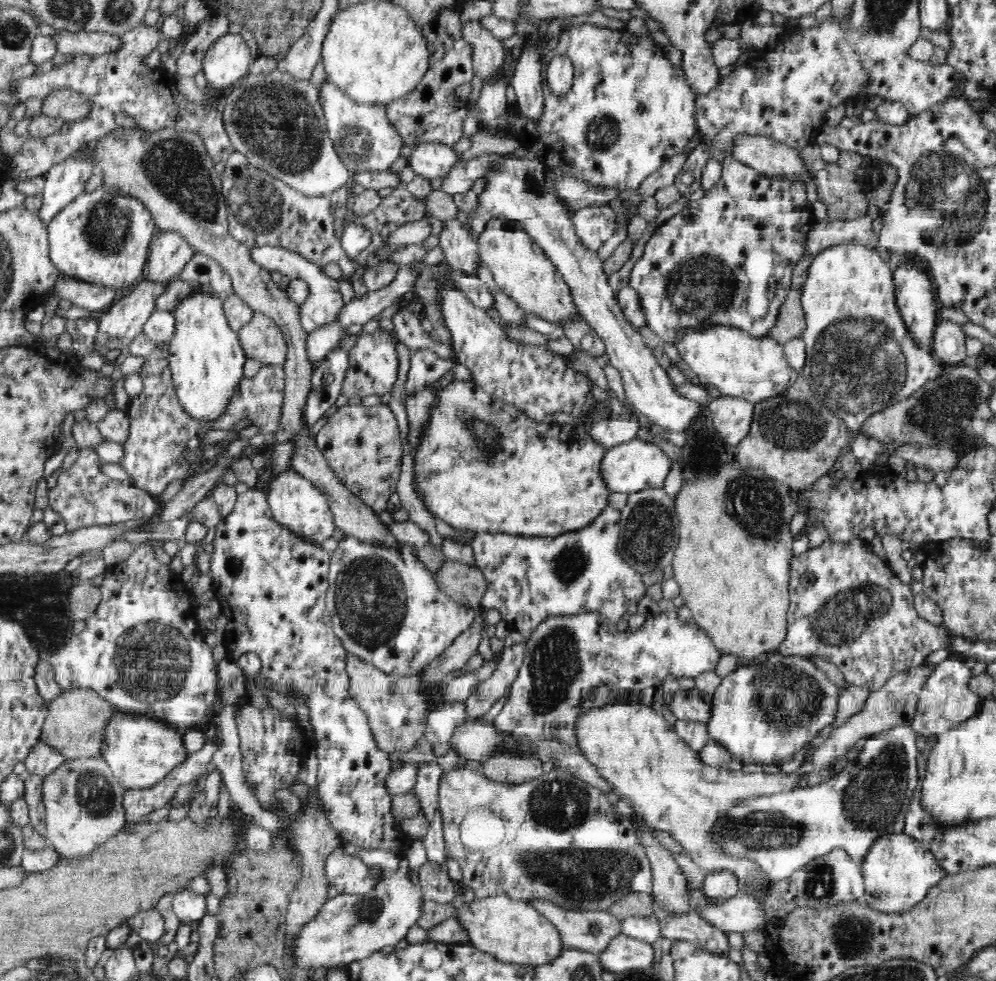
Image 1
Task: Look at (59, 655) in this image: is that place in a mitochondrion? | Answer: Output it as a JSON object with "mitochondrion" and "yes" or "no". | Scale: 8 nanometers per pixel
{"mitochondrion":"no"}

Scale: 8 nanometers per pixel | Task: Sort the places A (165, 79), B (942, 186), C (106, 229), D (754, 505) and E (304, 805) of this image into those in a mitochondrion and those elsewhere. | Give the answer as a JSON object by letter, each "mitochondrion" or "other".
{"A":"other","B":"mitochondrion","C":"mitochondrion","D":"mitochondrion","E":"other"}

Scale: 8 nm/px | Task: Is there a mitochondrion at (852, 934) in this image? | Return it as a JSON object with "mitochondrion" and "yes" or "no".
{"mitochondrion":"yes"}

